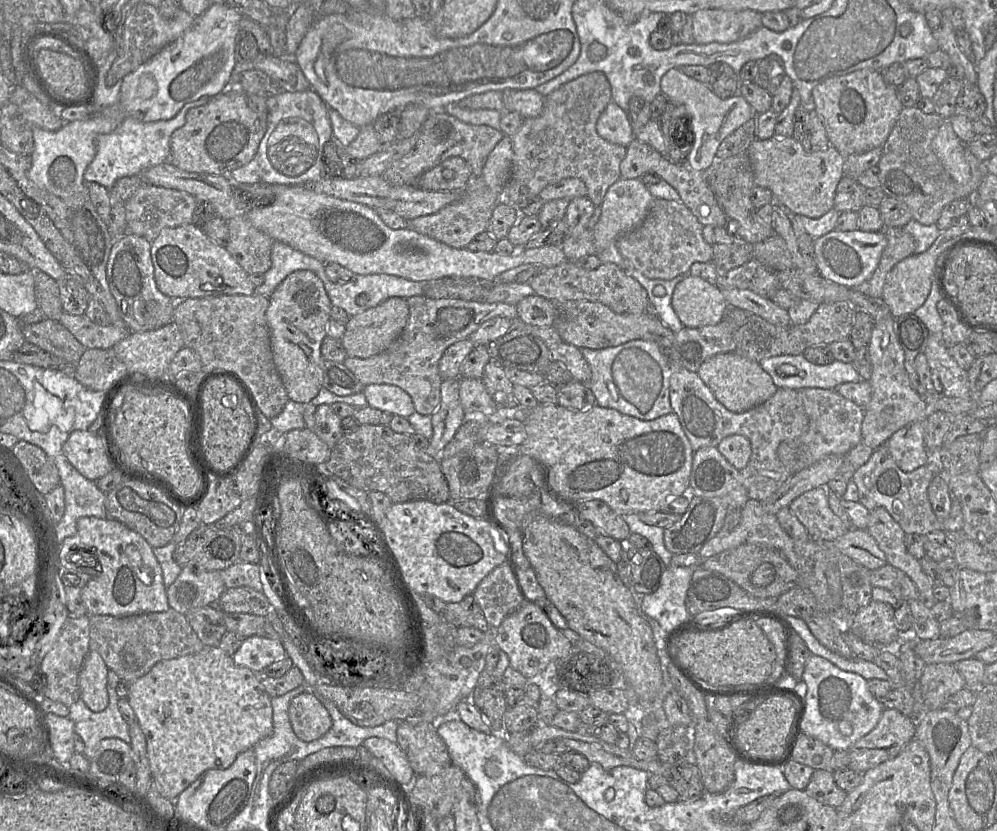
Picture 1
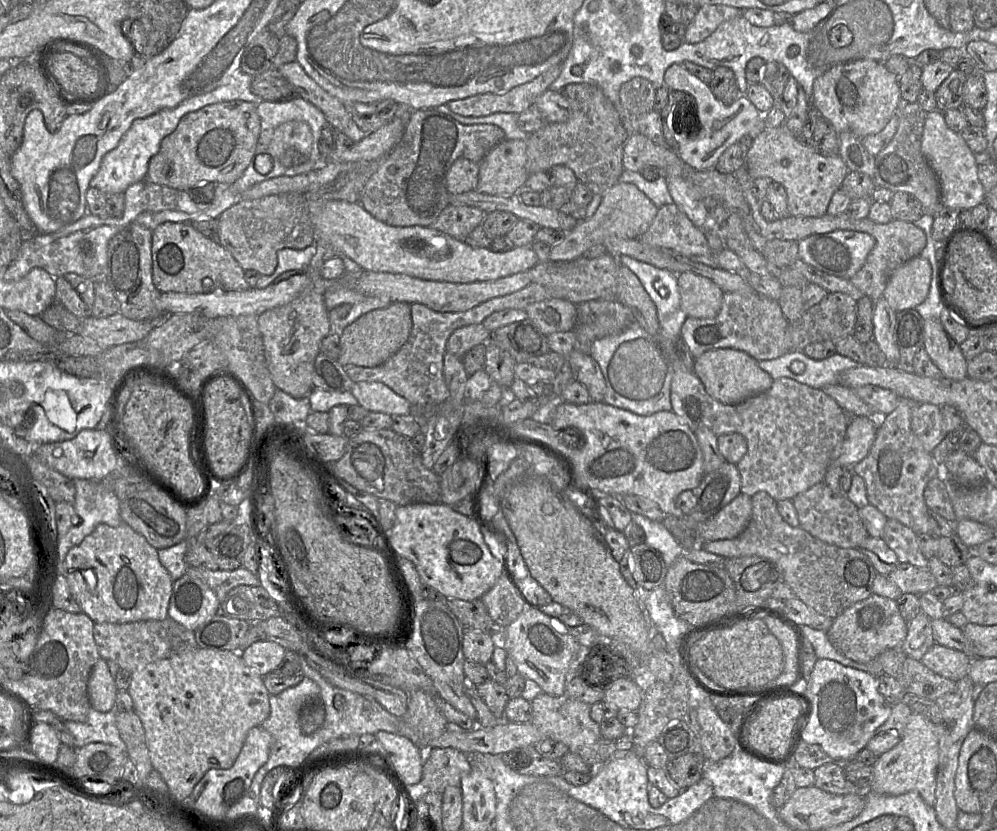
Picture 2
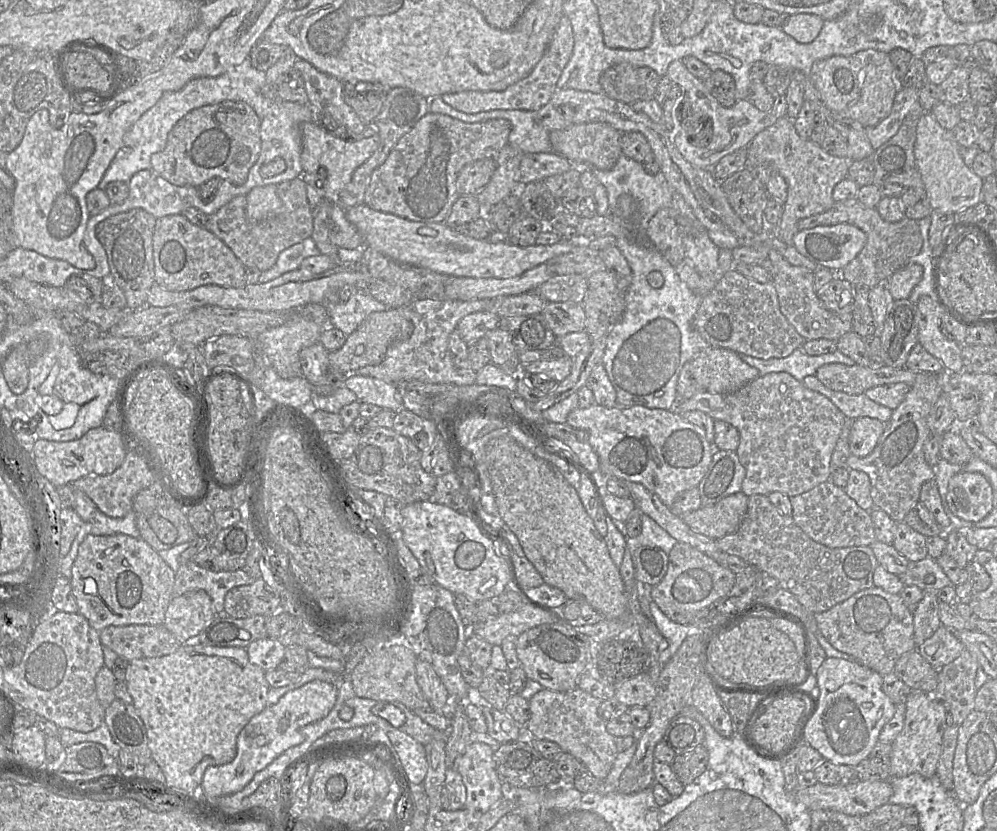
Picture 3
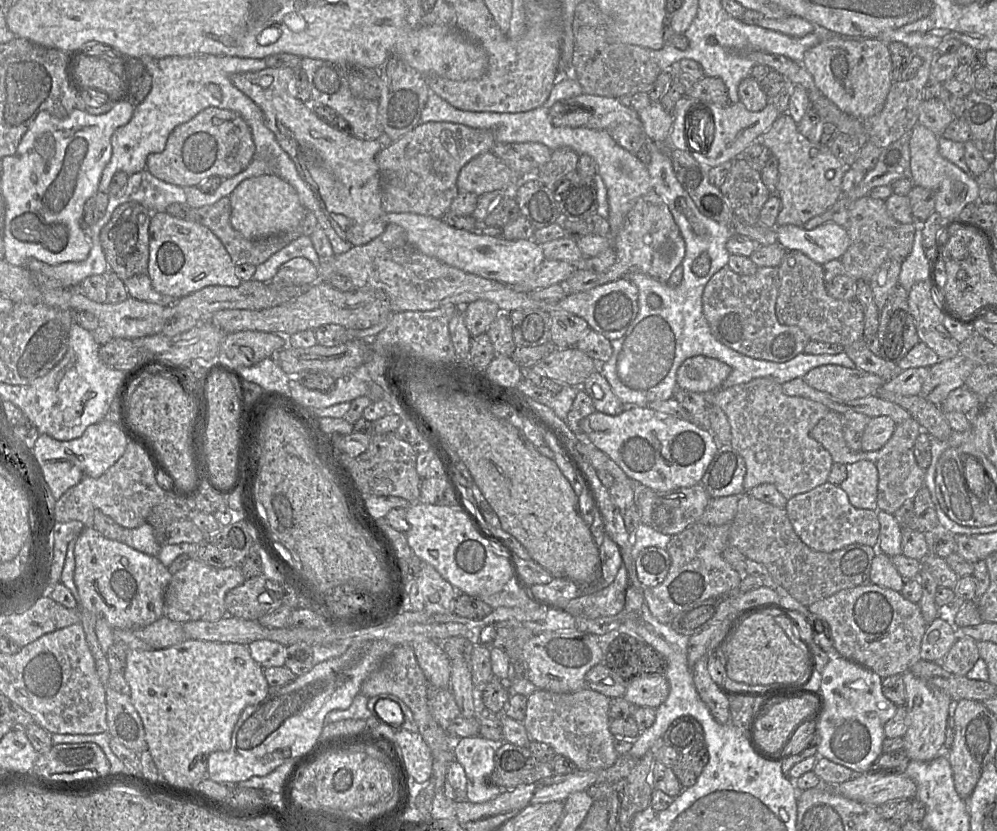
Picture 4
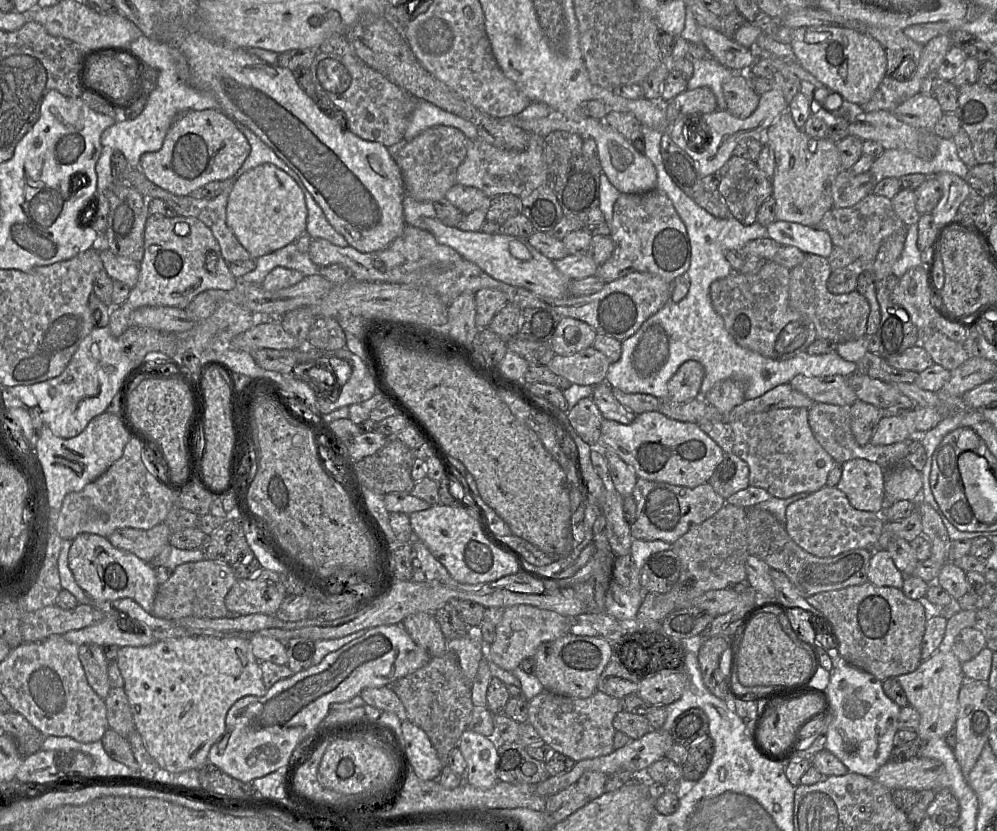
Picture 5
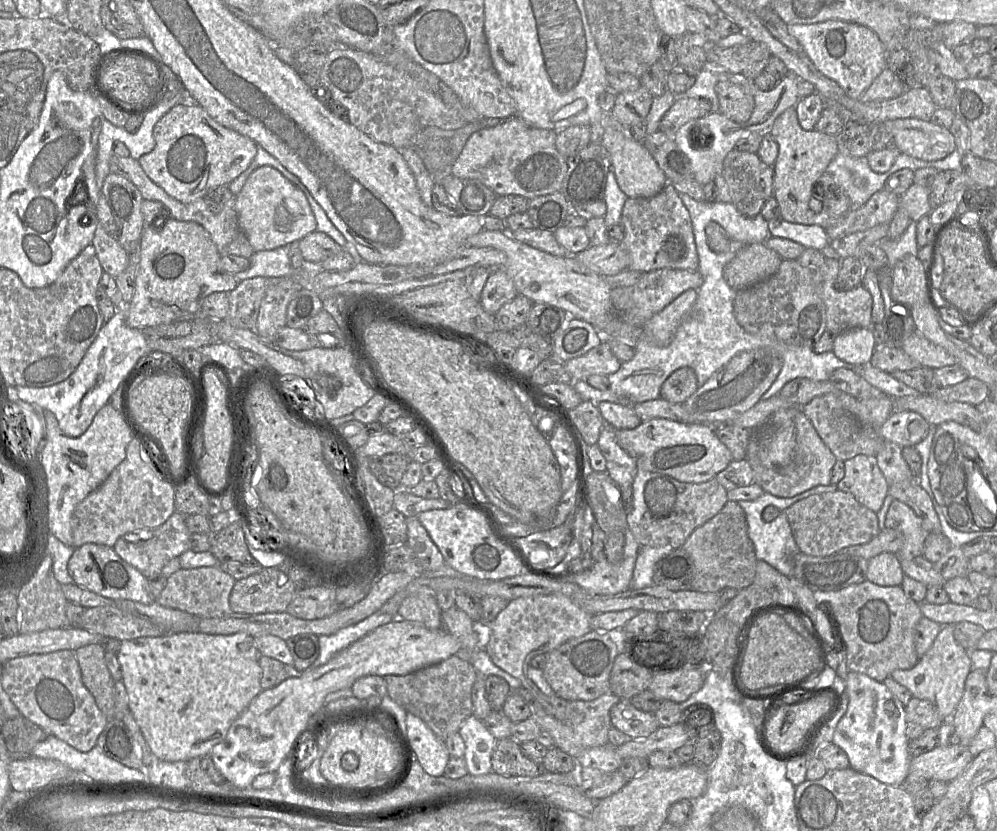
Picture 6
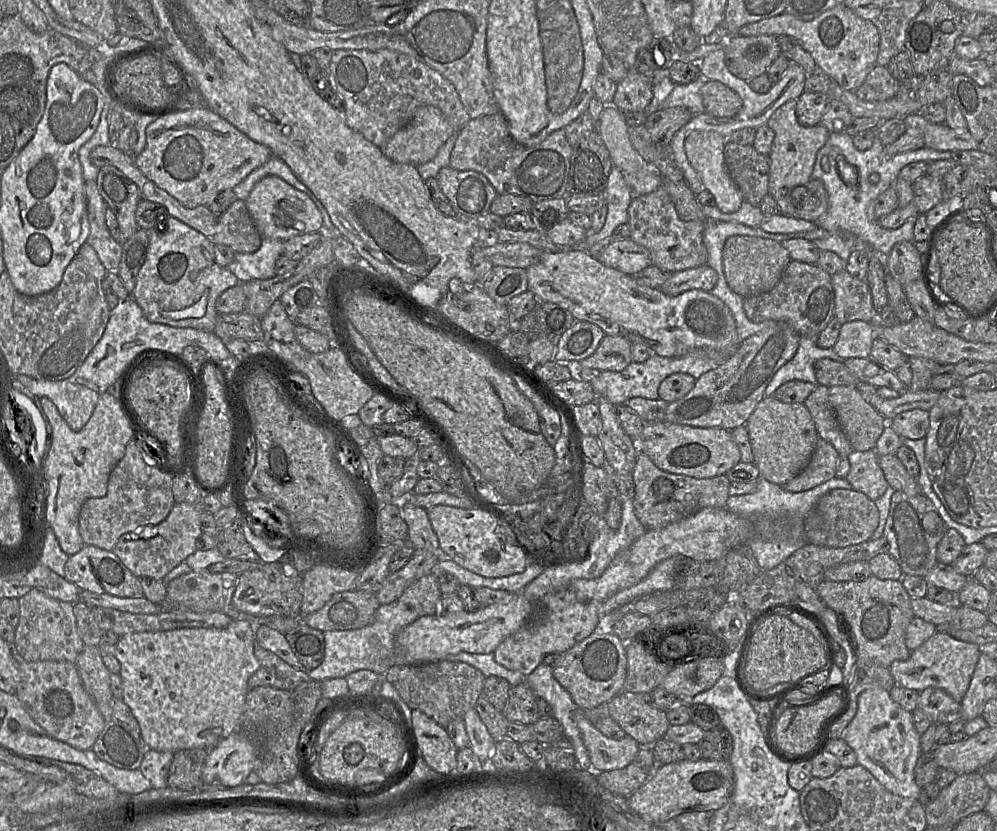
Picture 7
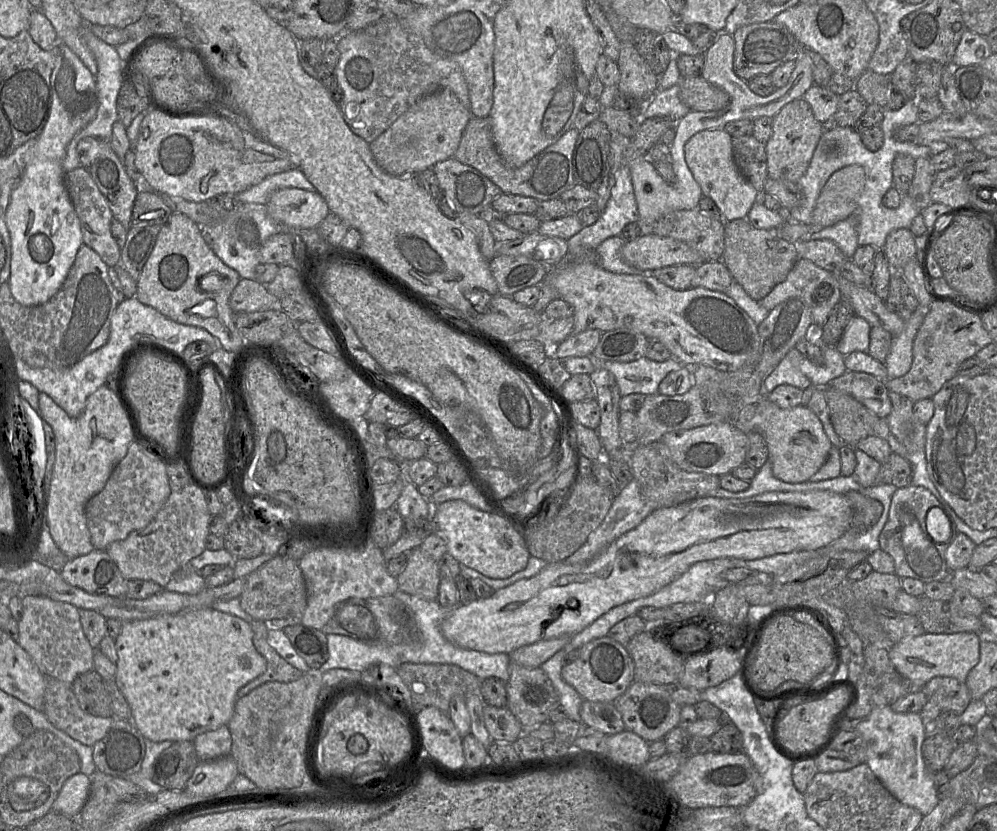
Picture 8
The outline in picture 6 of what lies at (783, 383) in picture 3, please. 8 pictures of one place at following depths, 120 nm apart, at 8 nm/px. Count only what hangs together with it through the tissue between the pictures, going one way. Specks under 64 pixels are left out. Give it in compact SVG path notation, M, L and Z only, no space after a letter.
M802 409L795 415L794 425L796 434L794 455L791 461L782 467L766 467L761 462L761 451L766 450L770 444L771 418L750 430L746 460L753 471L753 483L758 484L764 492L777 497L790 498L813 487L831 484L832 469L837 461Z

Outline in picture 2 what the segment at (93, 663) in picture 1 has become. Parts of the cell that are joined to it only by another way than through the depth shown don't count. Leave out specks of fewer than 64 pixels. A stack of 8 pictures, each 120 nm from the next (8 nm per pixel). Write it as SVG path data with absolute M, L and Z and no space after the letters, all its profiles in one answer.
M100 657L93 666L87 682L87 694L91 707L102 713L110 711L115 705L116 693L117 687L107 661Z

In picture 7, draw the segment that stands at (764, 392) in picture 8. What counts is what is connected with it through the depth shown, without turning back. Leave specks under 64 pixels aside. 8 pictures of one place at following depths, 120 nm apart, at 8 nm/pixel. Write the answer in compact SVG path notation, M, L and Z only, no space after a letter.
M801 336L797 352L773 376L765 389L765 397L772 396L778 387L791 380L800 380L818 384L814 370L814 363L821 358L830 358L845 363L832 348L821 348L814 337Z

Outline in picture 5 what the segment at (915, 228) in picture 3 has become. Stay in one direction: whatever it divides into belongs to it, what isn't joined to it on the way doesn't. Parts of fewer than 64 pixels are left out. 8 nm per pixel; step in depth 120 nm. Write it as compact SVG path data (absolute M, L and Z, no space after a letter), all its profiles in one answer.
M870 193L858 203L847 208L833 207L813 226L829 233L834 246L846 250L853 258L854 265L870 272L881 245L895 233L906 233L907 228L895 213L891 199Z

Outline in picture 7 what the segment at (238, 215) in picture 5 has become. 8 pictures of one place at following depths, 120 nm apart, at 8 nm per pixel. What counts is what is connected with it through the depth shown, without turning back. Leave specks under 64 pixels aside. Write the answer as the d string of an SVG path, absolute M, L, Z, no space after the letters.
M267 175L258 181L245 204L262 238L285 241L293 236L317 232L323 225L321 212L307 194L276 175Z

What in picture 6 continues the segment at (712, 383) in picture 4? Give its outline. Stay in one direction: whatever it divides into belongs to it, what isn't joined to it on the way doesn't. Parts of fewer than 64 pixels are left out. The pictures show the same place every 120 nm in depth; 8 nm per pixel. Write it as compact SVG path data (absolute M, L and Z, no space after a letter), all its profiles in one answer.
M681 367L664 381L660 397L674 404L683 404L698 387L694 370L690 367Z

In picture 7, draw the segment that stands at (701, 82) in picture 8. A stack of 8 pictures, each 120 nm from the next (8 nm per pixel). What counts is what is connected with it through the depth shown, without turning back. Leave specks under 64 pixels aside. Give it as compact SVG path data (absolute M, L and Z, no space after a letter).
M707 80L701 88L705 113L718 117L732 117L742 108L741 97L731 88L716 80Z

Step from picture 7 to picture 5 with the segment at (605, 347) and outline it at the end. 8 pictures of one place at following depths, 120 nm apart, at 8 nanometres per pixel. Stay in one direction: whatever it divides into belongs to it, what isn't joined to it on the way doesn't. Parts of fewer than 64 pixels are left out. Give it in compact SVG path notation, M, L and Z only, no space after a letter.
M593 346L573 355L555 355L547 367L571 384L594 386L606 380L611 362Z

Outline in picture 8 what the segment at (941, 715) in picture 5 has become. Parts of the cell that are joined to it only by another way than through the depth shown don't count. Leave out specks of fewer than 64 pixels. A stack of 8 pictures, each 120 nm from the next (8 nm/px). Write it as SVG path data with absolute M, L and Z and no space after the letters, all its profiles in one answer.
M975 632L924 633L893 644L888 652L896 670L916 683L925 684L938 676L955 678L965 683L969 671L979 662L980 638Z

